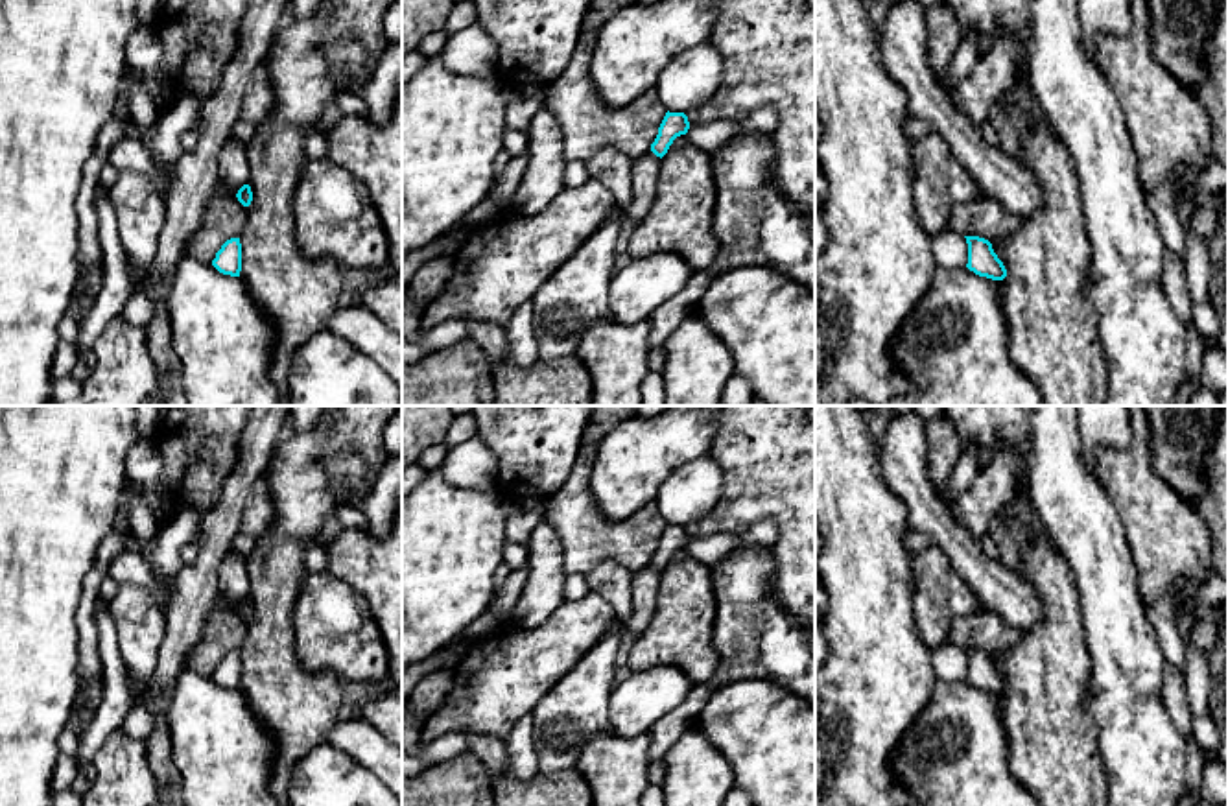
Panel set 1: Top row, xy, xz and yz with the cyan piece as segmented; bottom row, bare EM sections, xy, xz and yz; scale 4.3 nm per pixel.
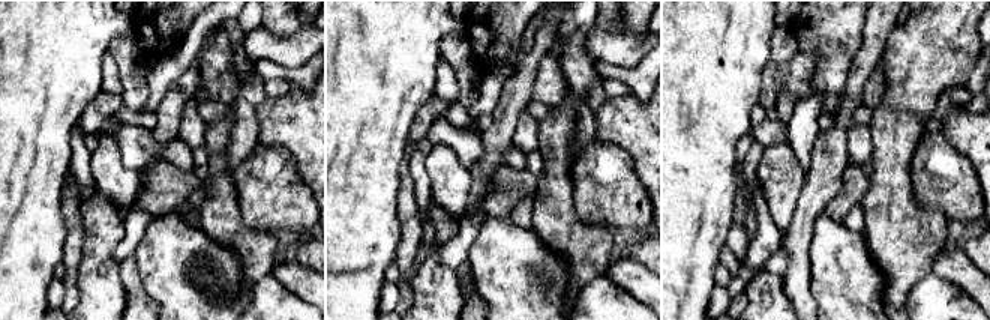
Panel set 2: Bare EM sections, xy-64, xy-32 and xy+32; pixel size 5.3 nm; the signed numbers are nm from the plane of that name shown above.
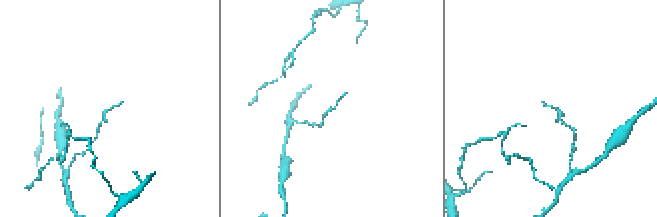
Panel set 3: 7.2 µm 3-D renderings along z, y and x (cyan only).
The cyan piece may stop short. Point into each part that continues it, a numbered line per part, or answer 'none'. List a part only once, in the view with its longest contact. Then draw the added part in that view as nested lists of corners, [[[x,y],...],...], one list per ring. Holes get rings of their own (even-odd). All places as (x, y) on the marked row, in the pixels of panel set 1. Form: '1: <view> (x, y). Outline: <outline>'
none

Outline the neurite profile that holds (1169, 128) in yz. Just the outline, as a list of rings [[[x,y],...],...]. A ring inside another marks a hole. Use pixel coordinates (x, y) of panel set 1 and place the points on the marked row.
[[[1130,0],[1130,17],[1128,33],[1095,37],[1093,59],[1121,103],[1141,184],[1171,186],[1186,227],[1197,207],[1198,175],[1213,157],[1211,118],[1154,57],[1147,0]]]

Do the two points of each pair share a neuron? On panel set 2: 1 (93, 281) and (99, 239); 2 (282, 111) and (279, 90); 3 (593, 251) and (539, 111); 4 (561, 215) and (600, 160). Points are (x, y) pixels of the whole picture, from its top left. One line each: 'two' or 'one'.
1: one
2: two
3: two
4: two

